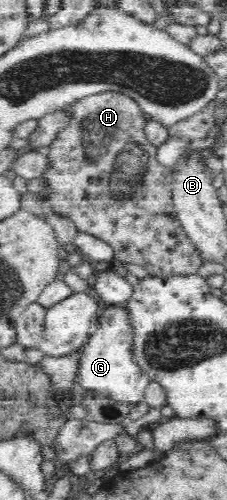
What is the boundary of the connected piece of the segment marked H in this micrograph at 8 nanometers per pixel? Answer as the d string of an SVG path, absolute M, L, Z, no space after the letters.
M104 92L94 94L82 98L80 101L74 102L67 106L64 110L65 115L69 117L69 122L65 124L65 128L59 130L59 134L55 136L55 140L44 151L45 159L47 159L47 168L41 174L41 184L45 187L44 193L38 198L38 206L43 212L51 213L57 217L69 219L78 233L89 234L94 236L105 246L113 250L114 259L122 262L123 265L135 264L145 269L149 275L147 278L159 278L160 280L169 280L169 278L189 278L198 274L199 268L205 264L205 256L198 251L197 245L189 239L185 229L177 220L173 205L170 199L170 169L163 168L155 161L156 152L155 146L151 146L151 142L146 138L145 125L146 122L142 118L142 110L137 103L124 94L117 94L113 92Z

